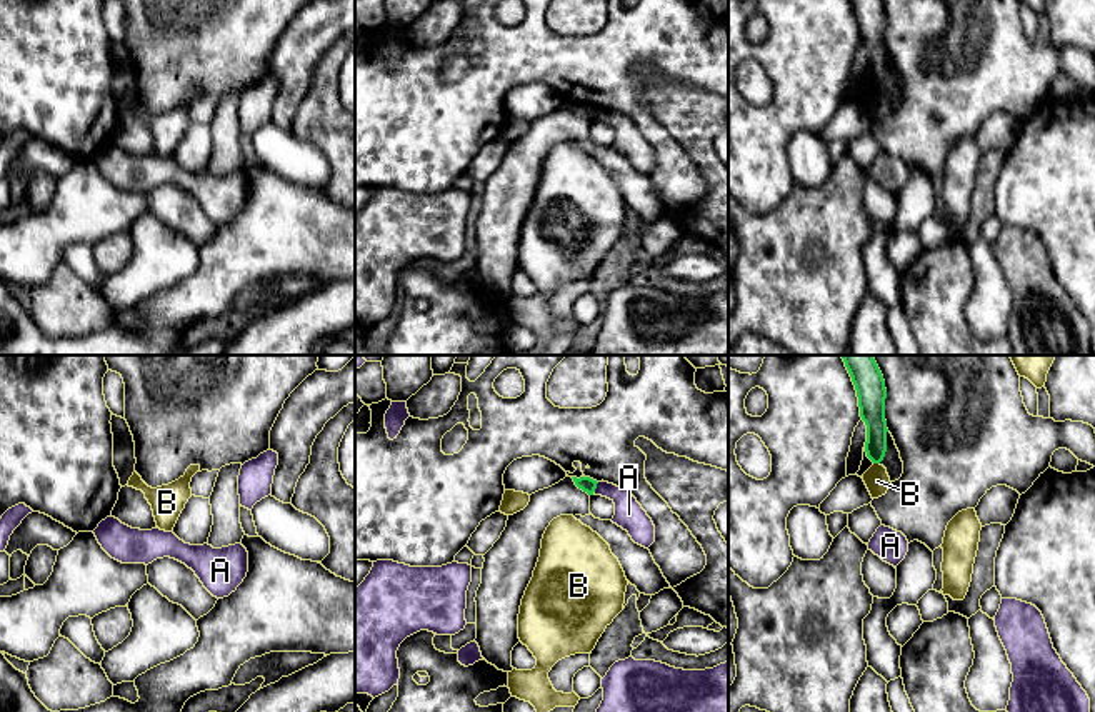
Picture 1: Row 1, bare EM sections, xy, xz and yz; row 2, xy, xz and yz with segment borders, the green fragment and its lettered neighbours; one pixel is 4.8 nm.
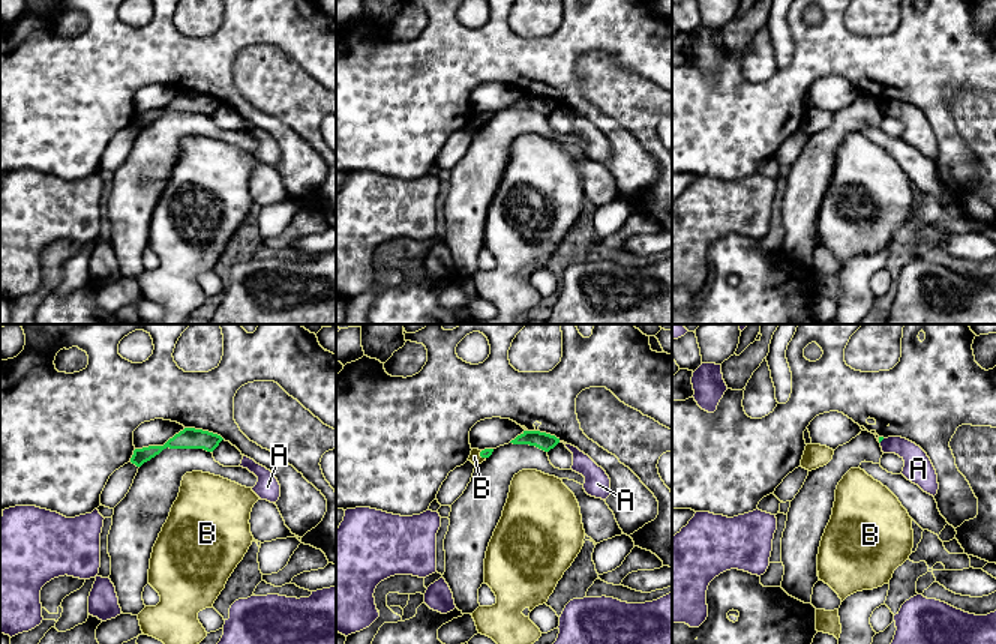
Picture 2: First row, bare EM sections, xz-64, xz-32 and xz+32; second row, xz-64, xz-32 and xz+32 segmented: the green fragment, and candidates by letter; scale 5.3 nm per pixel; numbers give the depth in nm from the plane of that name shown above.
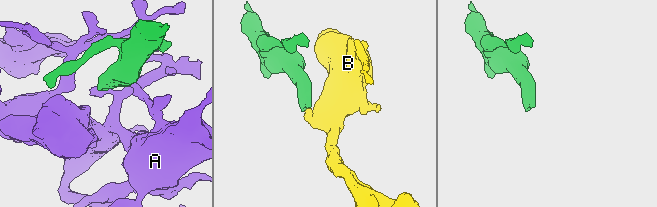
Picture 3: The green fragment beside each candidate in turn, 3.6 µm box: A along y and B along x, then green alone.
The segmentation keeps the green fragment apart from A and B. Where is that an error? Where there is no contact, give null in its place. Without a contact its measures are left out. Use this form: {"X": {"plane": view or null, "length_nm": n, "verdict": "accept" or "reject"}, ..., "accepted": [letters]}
{"A": {"plane": "xz", "length_nm": 70, "verdict": "reject"}, "B": {"plane": "yz", "length_nm": 30, "verdict": "reject"}, "accepted": []}

